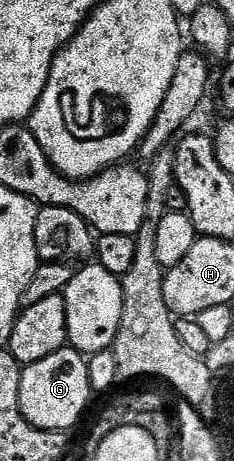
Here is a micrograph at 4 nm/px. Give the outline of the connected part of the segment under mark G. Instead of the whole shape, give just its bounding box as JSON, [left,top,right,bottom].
[19,347,93,431]

